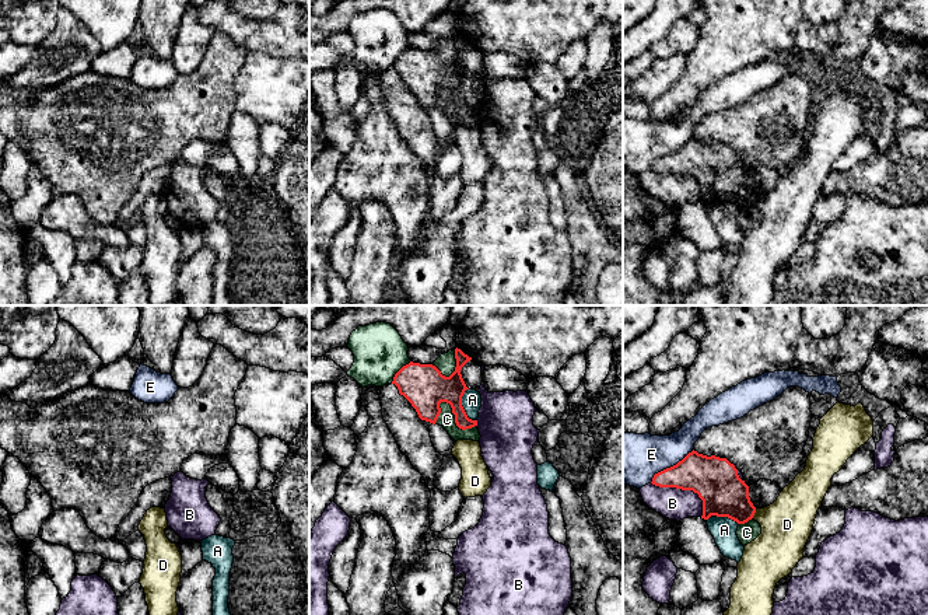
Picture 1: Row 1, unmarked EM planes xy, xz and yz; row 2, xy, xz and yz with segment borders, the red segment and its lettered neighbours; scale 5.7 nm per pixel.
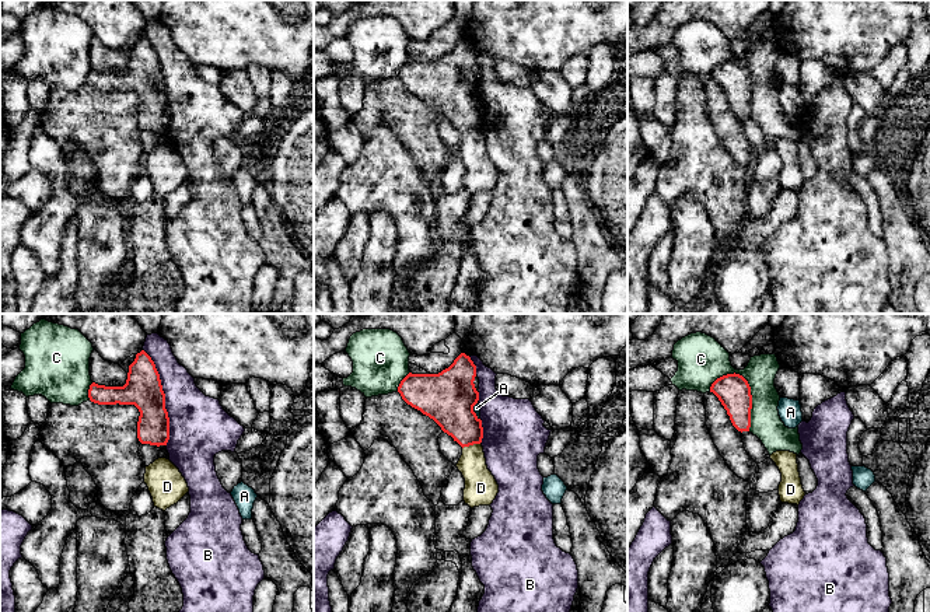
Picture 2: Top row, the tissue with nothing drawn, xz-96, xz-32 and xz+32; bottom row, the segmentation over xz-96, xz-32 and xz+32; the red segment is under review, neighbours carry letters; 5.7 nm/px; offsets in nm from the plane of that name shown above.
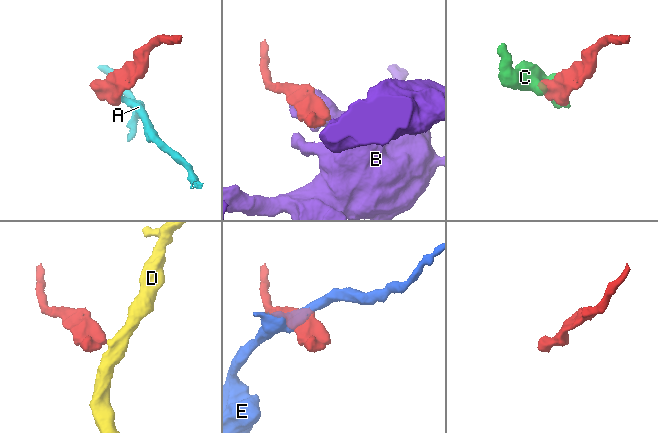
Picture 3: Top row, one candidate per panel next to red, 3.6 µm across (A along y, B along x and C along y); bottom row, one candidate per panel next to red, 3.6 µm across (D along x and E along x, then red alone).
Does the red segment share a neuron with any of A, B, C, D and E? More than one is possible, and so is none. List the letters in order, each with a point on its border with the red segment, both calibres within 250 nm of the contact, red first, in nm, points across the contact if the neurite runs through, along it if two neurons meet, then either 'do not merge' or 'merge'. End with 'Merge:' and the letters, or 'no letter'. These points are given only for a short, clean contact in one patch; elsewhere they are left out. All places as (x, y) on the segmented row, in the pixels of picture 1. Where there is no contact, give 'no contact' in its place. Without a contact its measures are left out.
A: xz (462, 406) | 240/110 nm | along xz (466, 388), (462, 397), (462, 408), (469, 418), (476, 420) | do not merge
B: yz (685, 489) | 260/180 nm | do not merge
C: xz (455, 419) | 240/100 nm | do not merge
D: yz (755, 512) | 260/300 nm | across yz (724, 493), (742, 510), (755, 512), (787, 524) | merge
E: yz (671, 467) | 260/300 nm | do not merge
Merge: D

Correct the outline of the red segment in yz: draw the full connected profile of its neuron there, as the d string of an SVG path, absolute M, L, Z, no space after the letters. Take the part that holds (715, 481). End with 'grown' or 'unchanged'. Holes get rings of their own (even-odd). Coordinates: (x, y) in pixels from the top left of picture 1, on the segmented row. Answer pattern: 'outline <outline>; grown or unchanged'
outline M837 402L822 419L805 469L782 489L777 500L756 509L749 486L726 458L689 452L676 465L652 478L652 485L693 490L703 500L701 518L728 517L738 524L754 520L761 534L745 545L731 605L724 615L771 615L774 588L803 559L815 518L831 486L831 478L871 437L873 420L862 403Z; grown

